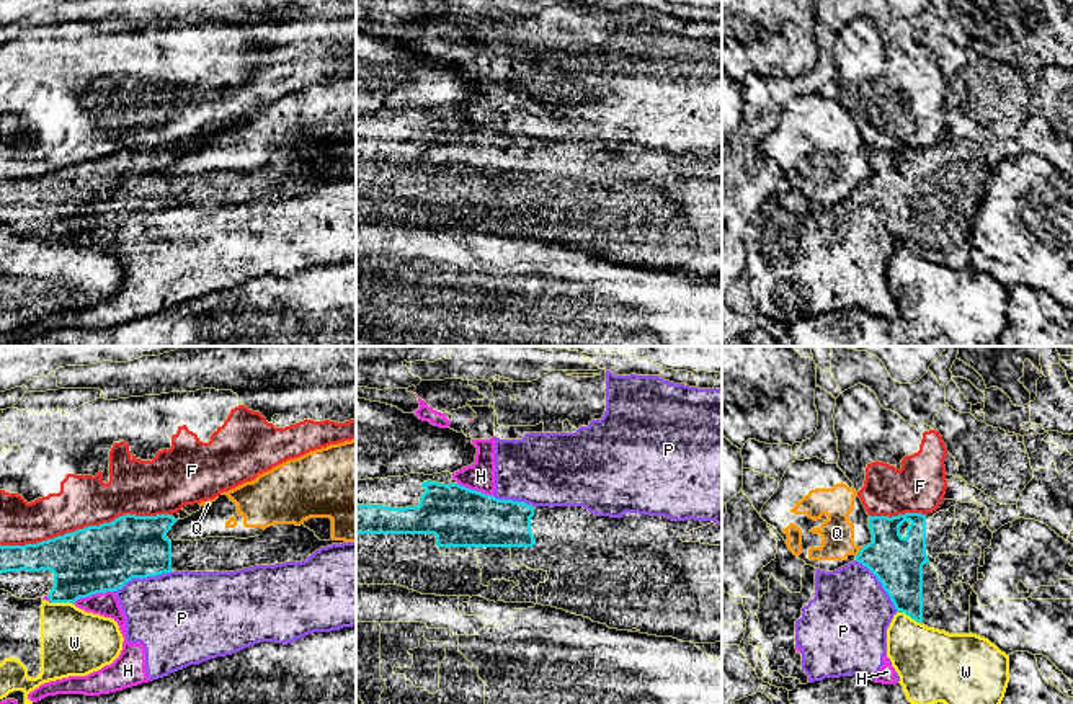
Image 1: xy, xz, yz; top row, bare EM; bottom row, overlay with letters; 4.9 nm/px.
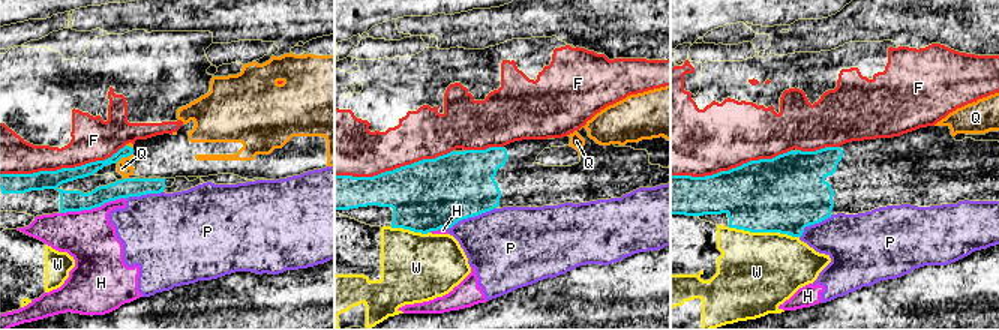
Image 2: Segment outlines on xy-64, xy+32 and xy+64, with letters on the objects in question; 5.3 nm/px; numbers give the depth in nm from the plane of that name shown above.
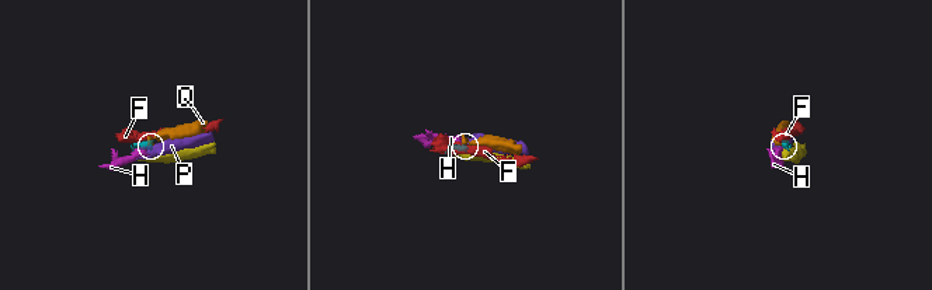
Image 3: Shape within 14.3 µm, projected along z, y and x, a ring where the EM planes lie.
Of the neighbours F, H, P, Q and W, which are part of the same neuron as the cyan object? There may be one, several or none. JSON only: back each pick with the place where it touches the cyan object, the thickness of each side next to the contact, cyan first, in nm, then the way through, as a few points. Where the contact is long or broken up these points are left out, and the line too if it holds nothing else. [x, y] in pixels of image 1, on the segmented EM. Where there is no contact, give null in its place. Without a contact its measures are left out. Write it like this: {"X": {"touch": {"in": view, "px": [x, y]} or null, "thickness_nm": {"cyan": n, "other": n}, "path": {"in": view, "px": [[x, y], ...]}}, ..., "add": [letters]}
{"add": []}

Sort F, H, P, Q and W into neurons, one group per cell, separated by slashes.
F / H P / Q / W

